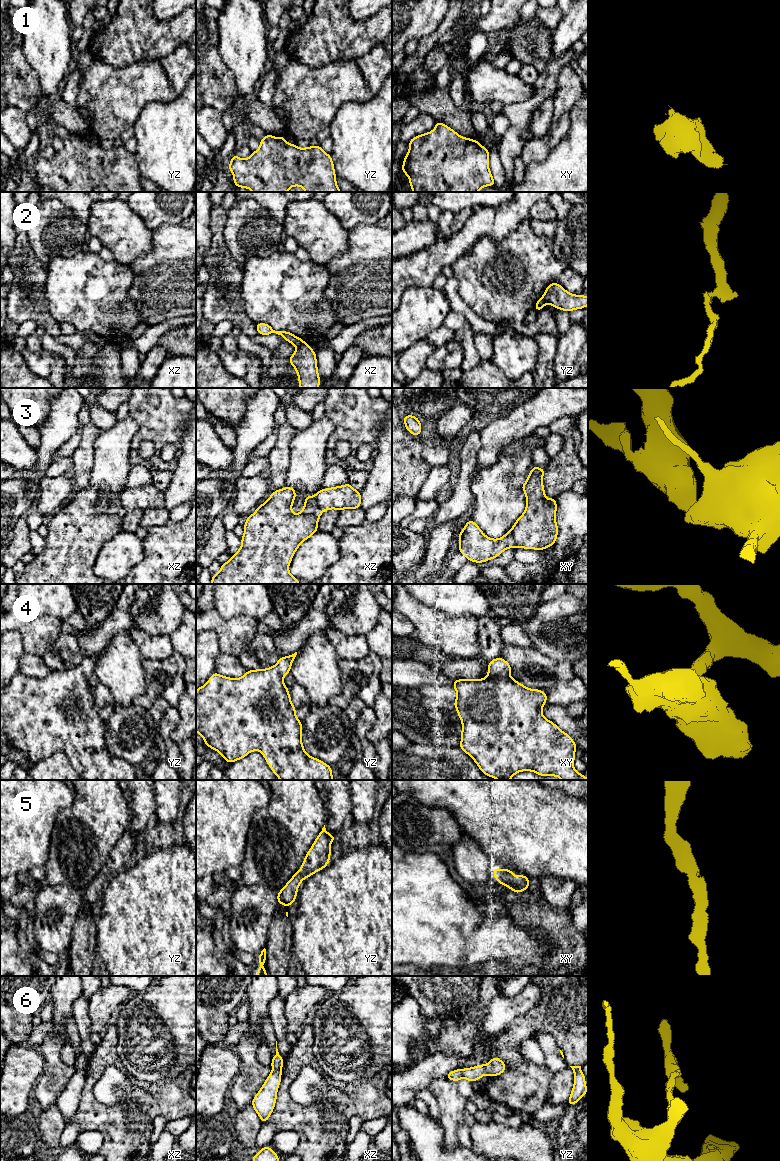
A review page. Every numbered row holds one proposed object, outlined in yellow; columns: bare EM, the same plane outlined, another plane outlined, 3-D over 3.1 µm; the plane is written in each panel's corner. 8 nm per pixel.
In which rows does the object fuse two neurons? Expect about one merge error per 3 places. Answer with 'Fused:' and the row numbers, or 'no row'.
Fused: 2, 3, 6

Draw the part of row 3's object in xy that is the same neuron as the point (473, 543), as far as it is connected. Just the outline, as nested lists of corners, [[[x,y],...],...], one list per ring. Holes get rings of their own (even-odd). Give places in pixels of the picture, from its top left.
[[[473,520],[465,524],[458,537],[458,551],[467,560],[475,563],[486,562],[498,557],[506,549],[516,548],[511,530],[499,539],[492,539],[487,537]]]

